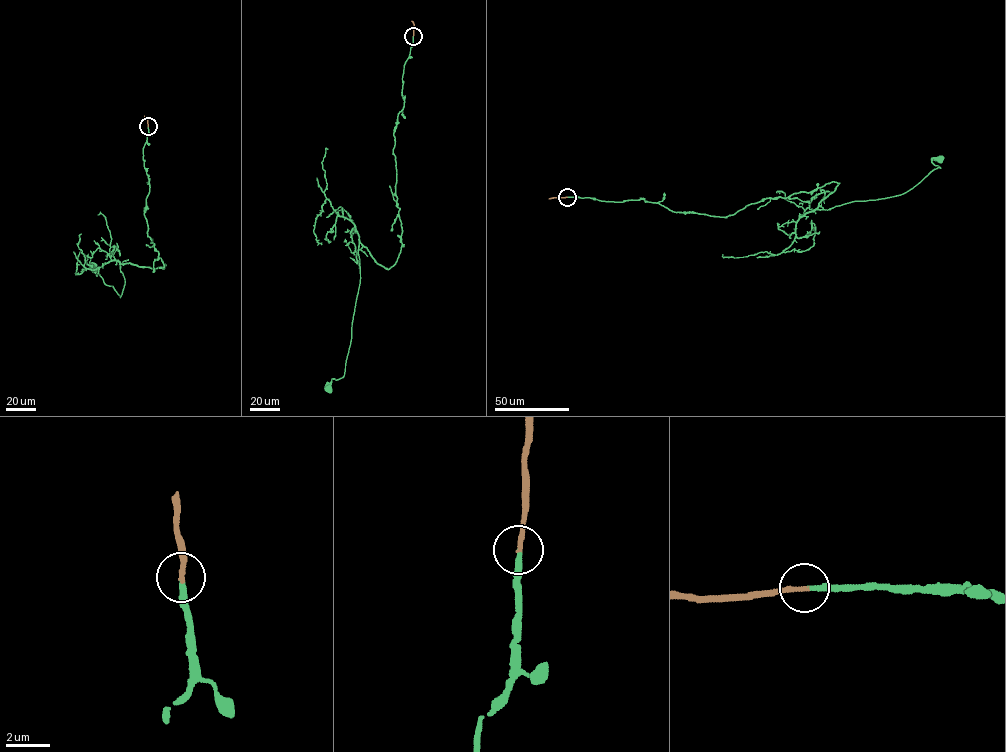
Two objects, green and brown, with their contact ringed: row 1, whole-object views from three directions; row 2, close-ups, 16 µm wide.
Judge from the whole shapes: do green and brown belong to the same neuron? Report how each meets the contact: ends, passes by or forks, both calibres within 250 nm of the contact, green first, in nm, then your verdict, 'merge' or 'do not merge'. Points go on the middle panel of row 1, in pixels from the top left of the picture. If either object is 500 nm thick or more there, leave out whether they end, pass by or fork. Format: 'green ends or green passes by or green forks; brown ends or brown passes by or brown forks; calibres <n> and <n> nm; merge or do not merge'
green ends; brown ends; calibres 240 and 240 nm; merge

